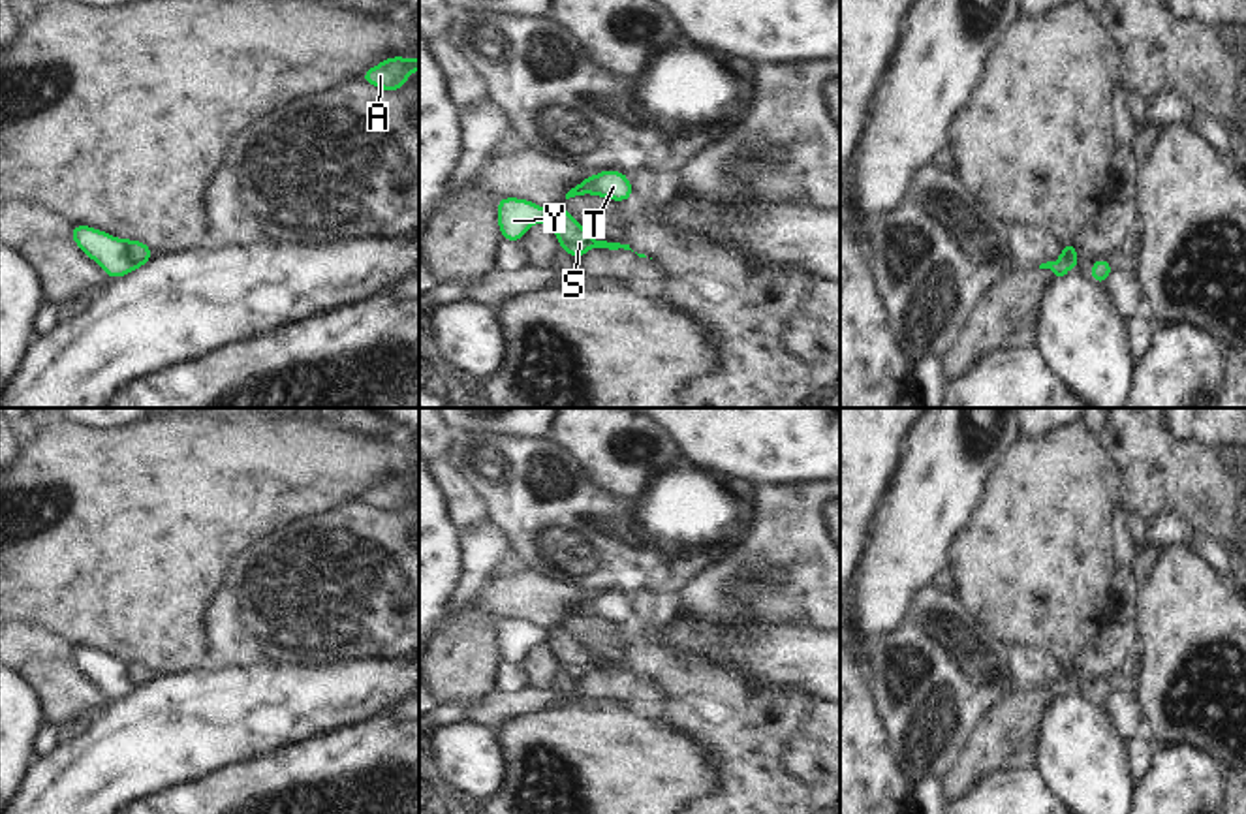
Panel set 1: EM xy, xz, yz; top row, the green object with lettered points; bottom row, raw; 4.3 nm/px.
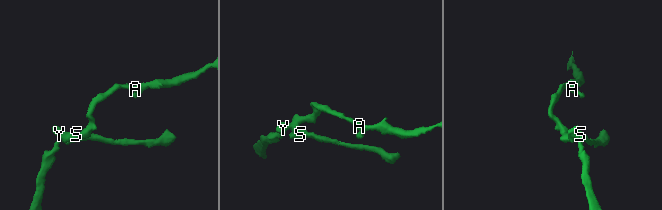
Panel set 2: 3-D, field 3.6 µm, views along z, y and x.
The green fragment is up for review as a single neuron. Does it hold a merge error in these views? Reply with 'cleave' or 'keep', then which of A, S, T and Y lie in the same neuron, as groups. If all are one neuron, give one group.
cleave; A T Y / S

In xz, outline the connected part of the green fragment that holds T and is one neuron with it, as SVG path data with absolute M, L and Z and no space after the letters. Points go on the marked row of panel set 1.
M605 169L598 175L581 179L581 182L566 194L566 199L584 194L600 196L609 201L633 199L630 177L618 169Z

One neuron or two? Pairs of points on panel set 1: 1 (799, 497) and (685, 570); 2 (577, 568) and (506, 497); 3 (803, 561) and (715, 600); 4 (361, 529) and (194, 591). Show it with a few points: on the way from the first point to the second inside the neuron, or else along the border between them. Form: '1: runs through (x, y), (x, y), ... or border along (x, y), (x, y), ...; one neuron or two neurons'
1: border along (758, 485), (758, 517), (754, 527), (726, 559); two neurons
2: runs through (560, 551), (523, 514); one neuron
3: runs through (780, 576), (737, 593); one neuron
4: border along (256, 542), (232, 570), (220, 593); two neurons

